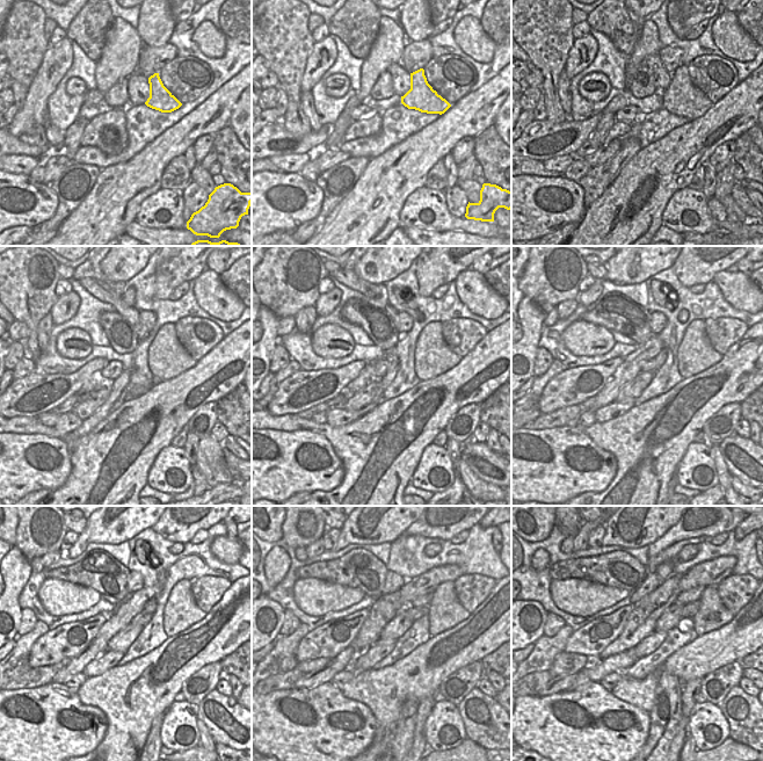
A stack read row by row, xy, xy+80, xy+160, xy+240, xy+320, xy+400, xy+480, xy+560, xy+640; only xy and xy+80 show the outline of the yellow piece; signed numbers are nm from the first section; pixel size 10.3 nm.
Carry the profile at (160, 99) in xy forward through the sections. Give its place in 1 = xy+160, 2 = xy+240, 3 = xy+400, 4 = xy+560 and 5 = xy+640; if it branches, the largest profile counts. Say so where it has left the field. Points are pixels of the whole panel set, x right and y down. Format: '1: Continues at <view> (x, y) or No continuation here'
1: Continues at xy+160 (682, 98)
2: Continues at xy+240 (167, 359)
3: Continues at xy+400 (696, 354)
4: Continues at xy+560 (444, 611)
5: Continues at xy+640 (712, 615).

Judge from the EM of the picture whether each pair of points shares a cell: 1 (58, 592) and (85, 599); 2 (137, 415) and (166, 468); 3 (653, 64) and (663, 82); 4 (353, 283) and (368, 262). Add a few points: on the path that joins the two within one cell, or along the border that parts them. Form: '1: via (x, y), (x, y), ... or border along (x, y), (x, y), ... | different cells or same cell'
1: via (65, 599), (78, 599) | same cell
2: border along (171, 443), (158, 454), (149, 471), (149, 478) | different cells
3: via (656, 69), (662, 78) | same cell
4: border along (353, 270), (358, 276), (378, 285) | different cells

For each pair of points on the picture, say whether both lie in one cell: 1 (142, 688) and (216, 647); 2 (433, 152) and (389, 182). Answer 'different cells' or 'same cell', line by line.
1: same cell
2: same cell

